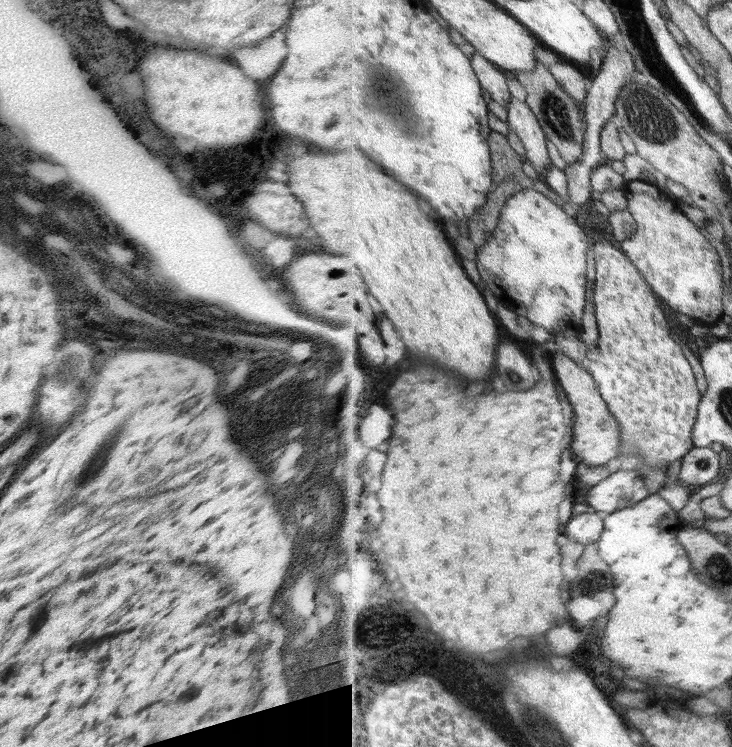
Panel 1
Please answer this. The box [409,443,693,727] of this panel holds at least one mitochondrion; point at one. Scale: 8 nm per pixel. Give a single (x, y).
(594, 580)

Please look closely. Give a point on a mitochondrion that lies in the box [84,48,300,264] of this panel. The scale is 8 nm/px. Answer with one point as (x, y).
(145, 70)

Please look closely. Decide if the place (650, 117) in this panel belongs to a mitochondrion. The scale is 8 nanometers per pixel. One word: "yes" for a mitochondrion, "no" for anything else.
yes

